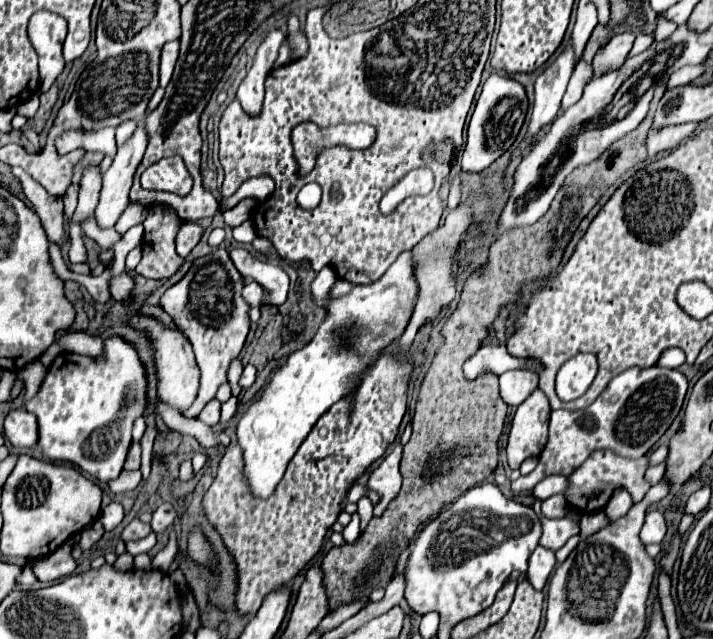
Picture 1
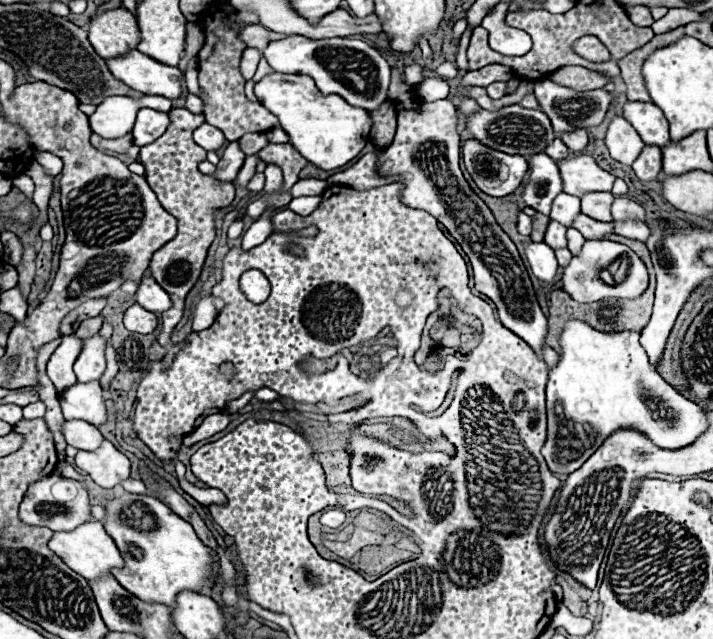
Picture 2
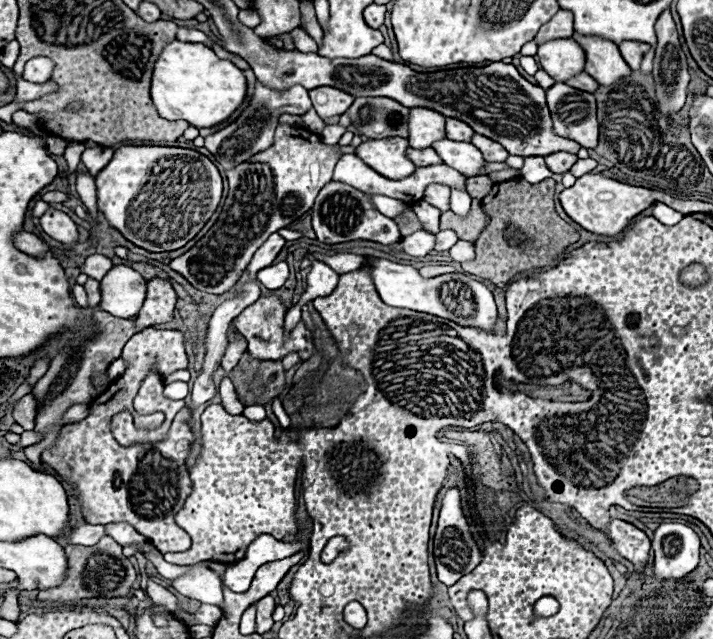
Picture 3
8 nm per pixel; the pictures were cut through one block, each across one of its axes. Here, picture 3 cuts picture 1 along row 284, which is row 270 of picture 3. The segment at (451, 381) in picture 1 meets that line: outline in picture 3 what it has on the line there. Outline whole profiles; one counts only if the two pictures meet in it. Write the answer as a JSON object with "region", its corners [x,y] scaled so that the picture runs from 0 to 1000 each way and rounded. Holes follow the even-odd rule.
{"region":[[[718,279],[712,285],[693,288],[690,300],[676,313],[676,329],[682,338],[687,338],[687,344],[665,379],[668,404],[648,410],[648,423],[704,451],[721,429],[769,416],[791,394],[794,385],[805,382],[811,376],[811,363],[777,329],[777,291],[780,285],[774,279],[755,288],[741,288],[735,279]]]}

